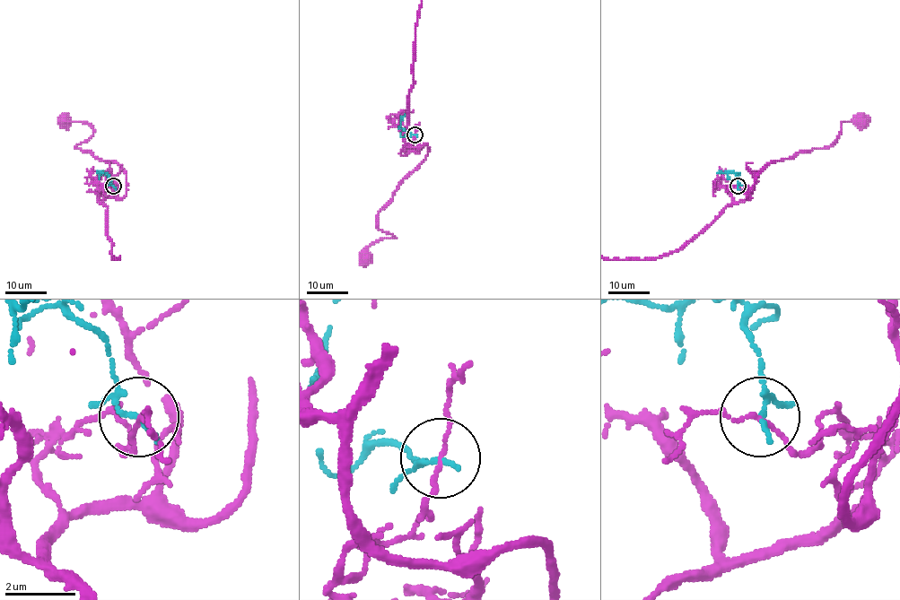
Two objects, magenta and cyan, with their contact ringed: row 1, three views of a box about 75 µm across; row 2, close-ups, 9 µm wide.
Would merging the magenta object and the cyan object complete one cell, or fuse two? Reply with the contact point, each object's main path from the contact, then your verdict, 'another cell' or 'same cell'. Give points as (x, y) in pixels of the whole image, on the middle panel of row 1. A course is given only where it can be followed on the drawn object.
(415, 134) | magenta via (415, 134), (403, 147), (427, 144), (428, 155), (377, 213), (377, 227), (395, 237), (372, 242), (366, 260) | cyan via (415, 134), (401, 128), (401, 119), (406, 115) | another cell

